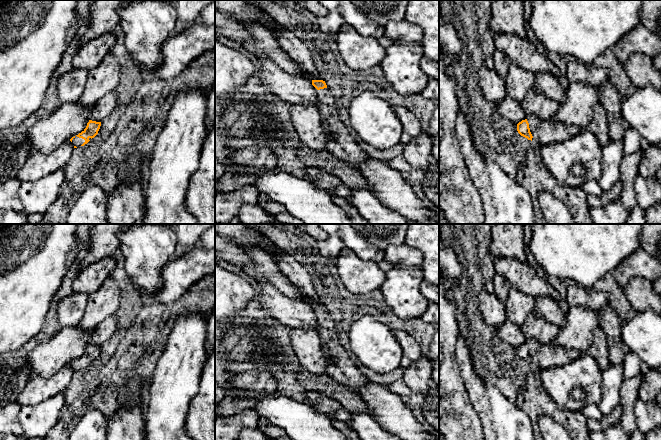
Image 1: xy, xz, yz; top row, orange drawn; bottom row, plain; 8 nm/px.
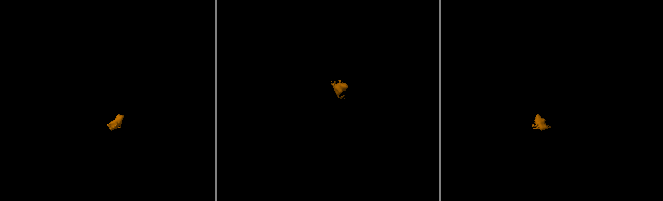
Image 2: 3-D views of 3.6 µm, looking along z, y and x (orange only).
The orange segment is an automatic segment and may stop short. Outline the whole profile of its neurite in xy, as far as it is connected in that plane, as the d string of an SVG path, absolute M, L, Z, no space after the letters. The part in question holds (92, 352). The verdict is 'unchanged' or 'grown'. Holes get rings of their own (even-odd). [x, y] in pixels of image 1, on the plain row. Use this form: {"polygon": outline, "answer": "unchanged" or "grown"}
{"polygon": "M89 344L86 352L81 357L70 363L71 368L74 370L74 372L84 370L98 358L100 350L101 346Z", "answer": "grown"}

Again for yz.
{"polygon": "M531 339L517 348L517 355L521 360L535 365L539 369L548 369L567 364L579 358L582 353L576 350L557 348L551 342L540 344L535 339Z", "answer": "grown"}

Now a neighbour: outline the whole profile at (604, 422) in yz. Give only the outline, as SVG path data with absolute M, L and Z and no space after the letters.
M618 405L608 415L604 415L599 419L589 419L587 424L588 429L590 432L604 430L615 422L618 422L619 418L621 417L621 414L622 407L621 405Z

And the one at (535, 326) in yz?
M535 310L528 314L522 329L527 341L535 339L540 344L552 342L559 333L557 325L546 321Z

